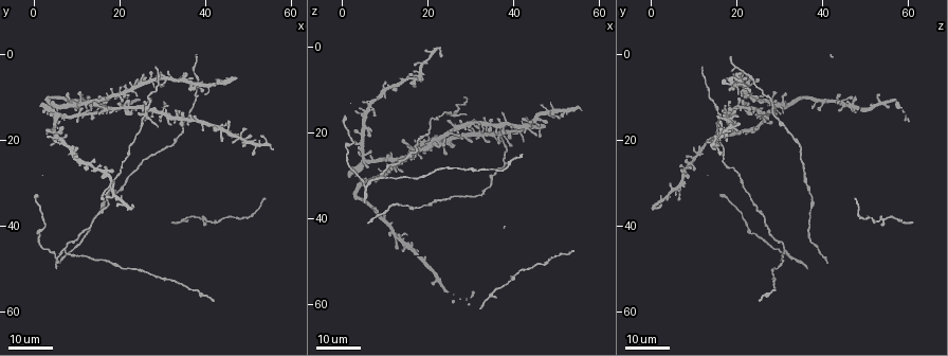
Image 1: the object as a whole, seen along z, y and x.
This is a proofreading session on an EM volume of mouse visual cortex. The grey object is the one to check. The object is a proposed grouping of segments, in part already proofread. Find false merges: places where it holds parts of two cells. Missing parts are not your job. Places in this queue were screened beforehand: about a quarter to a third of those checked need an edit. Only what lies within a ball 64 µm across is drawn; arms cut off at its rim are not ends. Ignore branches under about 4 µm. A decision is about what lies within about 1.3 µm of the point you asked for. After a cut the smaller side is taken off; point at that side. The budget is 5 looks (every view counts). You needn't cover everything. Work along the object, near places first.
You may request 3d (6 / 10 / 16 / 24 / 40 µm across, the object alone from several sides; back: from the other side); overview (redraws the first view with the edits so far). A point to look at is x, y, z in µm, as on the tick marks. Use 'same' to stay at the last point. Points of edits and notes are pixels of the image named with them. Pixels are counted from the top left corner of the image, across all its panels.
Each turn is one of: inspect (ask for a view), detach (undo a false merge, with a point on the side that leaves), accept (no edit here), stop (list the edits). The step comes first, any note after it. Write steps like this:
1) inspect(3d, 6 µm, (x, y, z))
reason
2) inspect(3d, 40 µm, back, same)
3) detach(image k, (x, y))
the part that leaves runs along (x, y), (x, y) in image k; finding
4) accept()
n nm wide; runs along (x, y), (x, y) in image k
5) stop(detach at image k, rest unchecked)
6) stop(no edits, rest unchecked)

inspect(3d, 24 µm, (37.5, 5.0, 22.0))
branch point

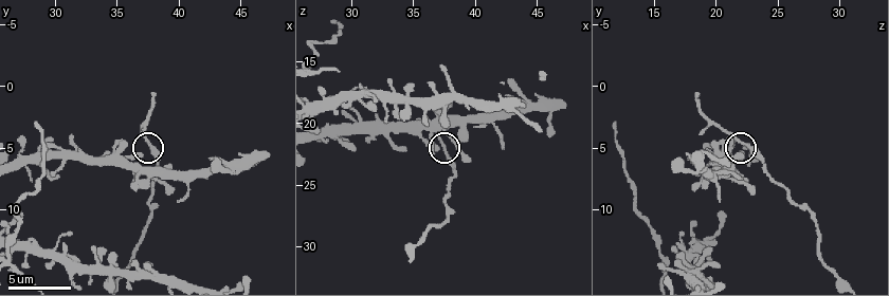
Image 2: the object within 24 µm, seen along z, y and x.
inspect(3d, 6 µm, (37.6, 4.8, 22.2))

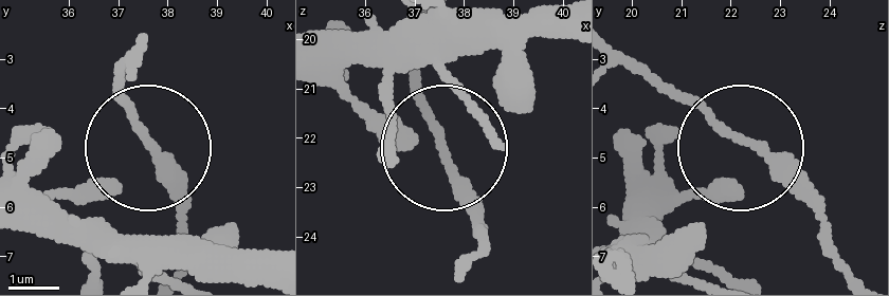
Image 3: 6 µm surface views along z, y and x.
inspect(3d, 6 µm, back, (37.50, 4.55, 22.10))

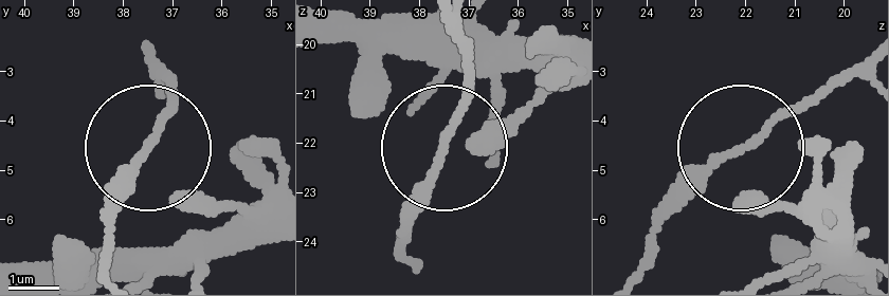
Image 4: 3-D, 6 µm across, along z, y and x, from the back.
accept()
one cell here

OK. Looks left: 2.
inspect(3d, 16 µm, (26.0, 15.0, 16.0))
four arms meet

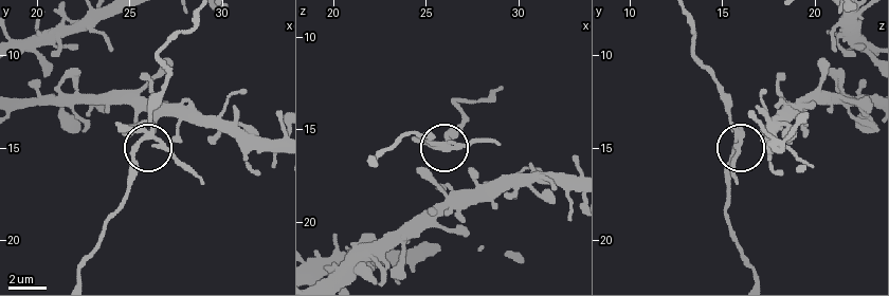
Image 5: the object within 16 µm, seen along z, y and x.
inspect(3d, 6 µm, (25.9, 14.5, 15.9))

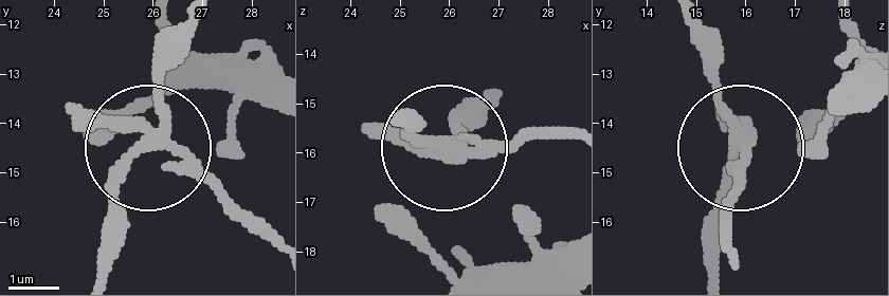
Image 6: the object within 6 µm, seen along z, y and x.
detach(image 6, (92, 117))
side arm 14 µm; 4 arms; two cells meet here

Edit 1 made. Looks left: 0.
stop(detach at image 6, rest unchecked)

